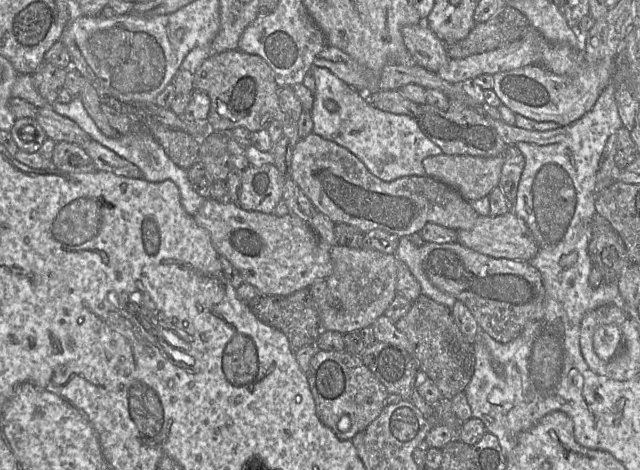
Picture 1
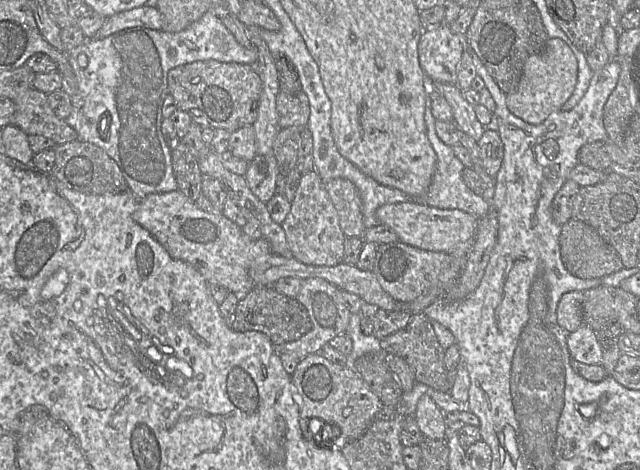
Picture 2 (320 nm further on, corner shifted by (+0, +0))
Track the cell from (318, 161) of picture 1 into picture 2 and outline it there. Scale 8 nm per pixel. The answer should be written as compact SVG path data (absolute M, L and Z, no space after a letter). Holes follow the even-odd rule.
M335 178L325 183L325 189L338 213L343 234L362 238L363 203L356 186L347 179Z

